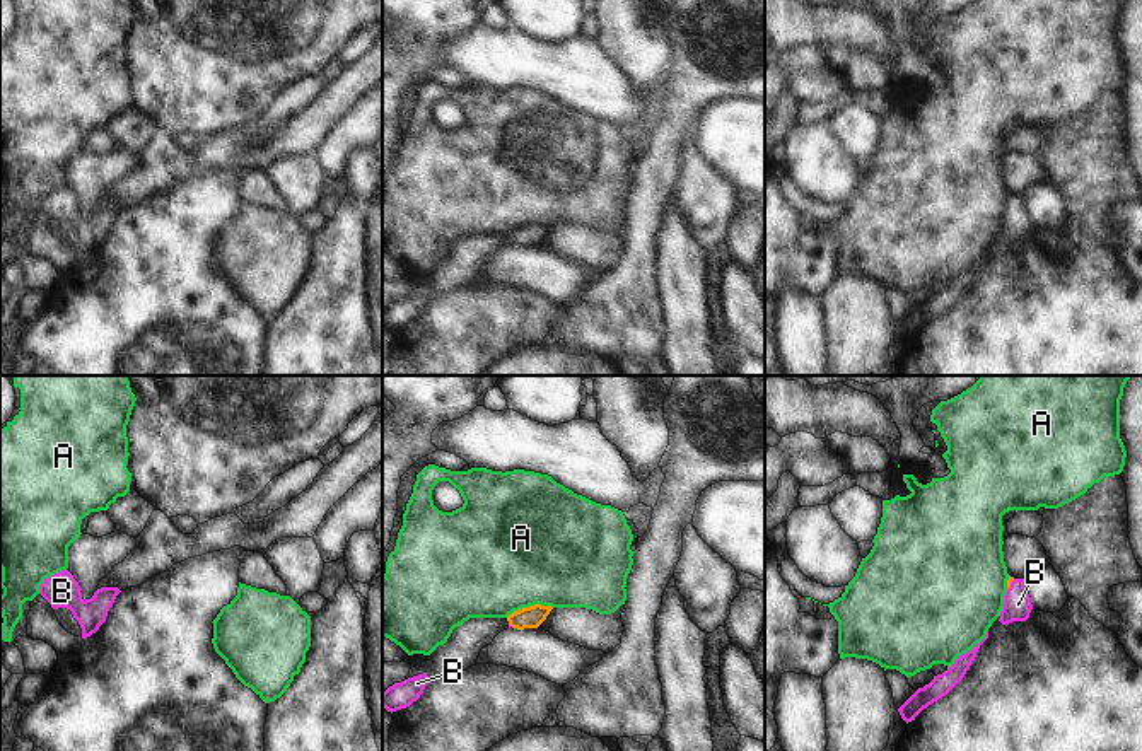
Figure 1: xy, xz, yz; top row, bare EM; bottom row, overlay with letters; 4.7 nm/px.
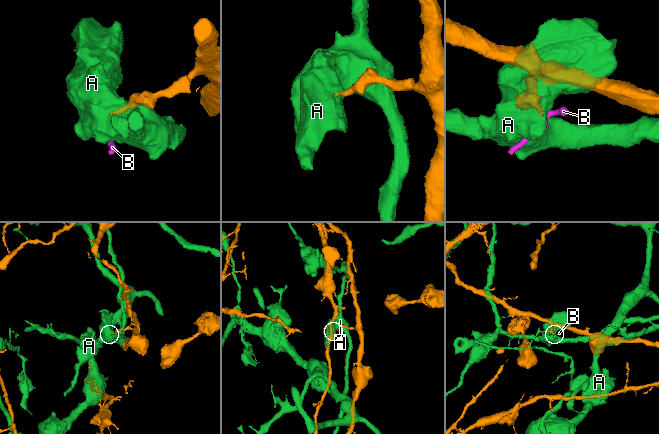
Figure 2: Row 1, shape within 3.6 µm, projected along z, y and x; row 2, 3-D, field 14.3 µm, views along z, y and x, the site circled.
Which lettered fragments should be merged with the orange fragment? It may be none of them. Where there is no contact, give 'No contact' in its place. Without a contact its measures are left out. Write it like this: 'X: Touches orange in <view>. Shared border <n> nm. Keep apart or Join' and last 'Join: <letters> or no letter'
A: Touches orange in xz. Shared border 220 nm. Keep apart
B: Touches orange in yz. Shared border 70 nm. Join
Join: B

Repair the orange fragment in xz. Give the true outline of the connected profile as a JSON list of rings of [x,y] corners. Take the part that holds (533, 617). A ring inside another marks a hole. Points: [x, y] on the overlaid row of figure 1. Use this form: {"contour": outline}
{"contour": [[[534,604],[534,606],[514,611],[512,614],[507,616],[507,621],[512,628],[517,628],[517,630],[538,628],[546,620],[551,609],[553,609],[551,606]]]}

